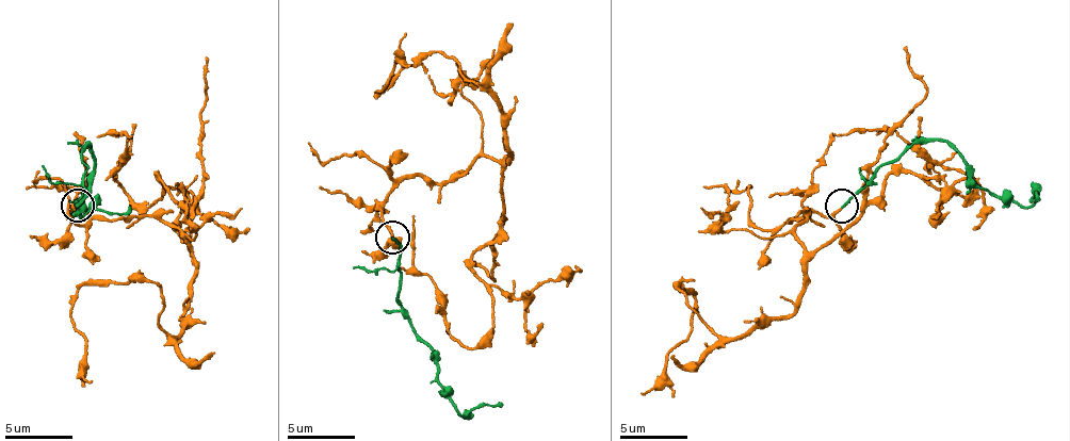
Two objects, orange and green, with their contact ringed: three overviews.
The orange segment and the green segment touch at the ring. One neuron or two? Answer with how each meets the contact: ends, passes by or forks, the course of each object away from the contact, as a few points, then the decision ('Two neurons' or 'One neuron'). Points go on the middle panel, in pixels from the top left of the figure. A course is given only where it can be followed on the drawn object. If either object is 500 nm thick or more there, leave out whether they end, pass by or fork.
At the ring orange passes by. At the ring green ends. Course of orange: (393, 235), (384, 198), (406, 178), (515, 156), (450, 56), (381, 91), (406, 33). Course of green: (393, 235), (402, 276), (396, 296), (403, 314), (430, 344), (443, 398), (465, 415), (499, 404). One neuron

